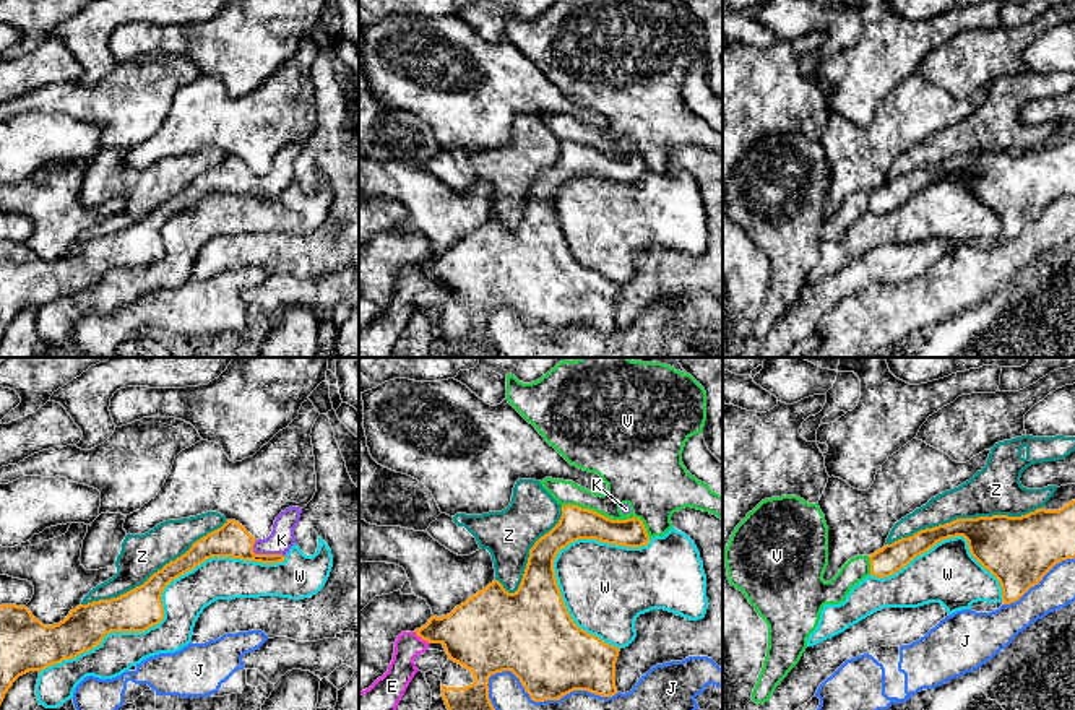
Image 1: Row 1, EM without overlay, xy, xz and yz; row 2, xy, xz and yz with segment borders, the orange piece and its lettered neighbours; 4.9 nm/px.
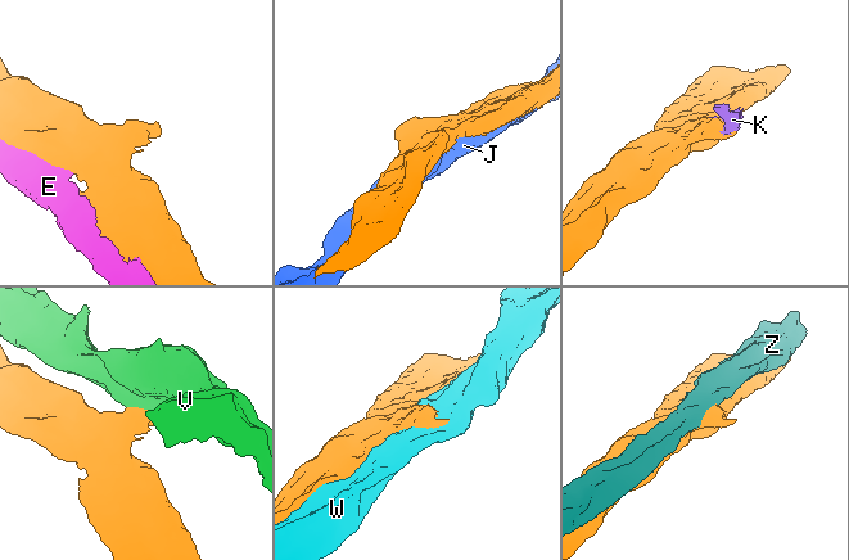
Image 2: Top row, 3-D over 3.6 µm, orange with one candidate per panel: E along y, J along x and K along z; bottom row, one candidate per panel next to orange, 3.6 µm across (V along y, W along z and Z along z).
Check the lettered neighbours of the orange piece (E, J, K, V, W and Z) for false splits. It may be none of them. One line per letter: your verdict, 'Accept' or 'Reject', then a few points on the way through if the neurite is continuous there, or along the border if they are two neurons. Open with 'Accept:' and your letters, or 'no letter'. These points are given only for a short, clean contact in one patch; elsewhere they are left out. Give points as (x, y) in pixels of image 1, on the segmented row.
Accept: K
E: Reject
J: Reject
K: Accept
V: Reject. Boundary: xz (562, 504), (588, 507), (613, 519), (637, 517), (650, 536)
W: Reject
Z: Reject

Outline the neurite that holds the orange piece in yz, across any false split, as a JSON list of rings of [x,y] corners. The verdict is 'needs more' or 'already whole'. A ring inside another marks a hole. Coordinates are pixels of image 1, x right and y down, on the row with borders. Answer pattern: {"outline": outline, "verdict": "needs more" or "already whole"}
{"outline": [[[1075,500],[1059,510],[956,518],[921,530],[870,554],[870,575],[890,577],[937,543],[956,536],[968,541],[971,556],[999,580],[1002,601],[1010,604],[1056,564],[1075,559]]], "verdict": "already whole"}

